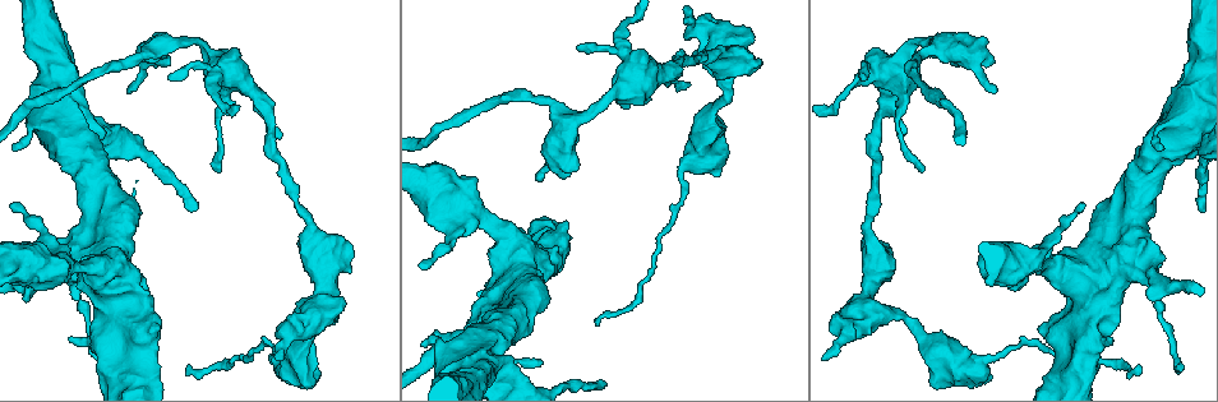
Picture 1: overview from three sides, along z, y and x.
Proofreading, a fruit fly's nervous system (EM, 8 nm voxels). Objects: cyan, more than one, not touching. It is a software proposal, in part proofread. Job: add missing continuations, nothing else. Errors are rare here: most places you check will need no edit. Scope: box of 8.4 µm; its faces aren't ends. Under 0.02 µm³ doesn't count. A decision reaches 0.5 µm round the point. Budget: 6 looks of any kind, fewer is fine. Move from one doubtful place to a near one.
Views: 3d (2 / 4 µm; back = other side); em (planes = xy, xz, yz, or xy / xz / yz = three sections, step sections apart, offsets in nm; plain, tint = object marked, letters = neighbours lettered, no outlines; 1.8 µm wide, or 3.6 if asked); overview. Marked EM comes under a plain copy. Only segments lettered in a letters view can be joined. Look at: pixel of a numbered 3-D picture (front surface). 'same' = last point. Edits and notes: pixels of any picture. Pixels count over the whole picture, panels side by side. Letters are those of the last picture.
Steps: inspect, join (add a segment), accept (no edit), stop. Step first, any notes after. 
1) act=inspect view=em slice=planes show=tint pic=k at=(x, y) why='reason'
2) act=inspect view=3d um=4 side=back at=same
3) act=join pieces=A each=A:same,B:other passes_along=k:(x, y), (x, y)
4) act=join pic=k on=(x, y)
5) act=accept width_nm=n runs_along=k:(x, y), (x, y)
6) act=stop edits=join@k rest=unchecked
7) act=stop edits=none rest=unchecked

act=inspect view=em slice=yz step=4 show=letters pic=1 at=(598, 324) why='free end'

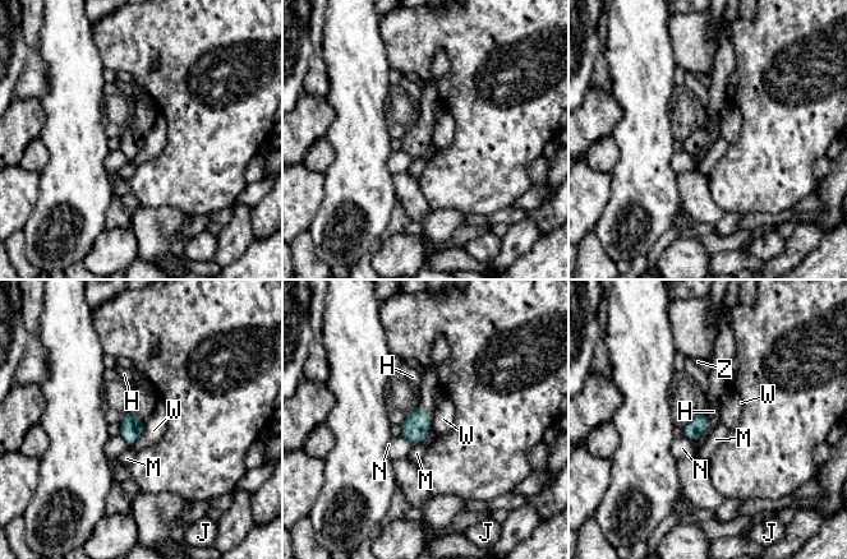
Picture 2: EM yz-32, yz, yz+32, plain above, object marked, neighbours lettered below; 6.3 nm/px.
act=inspect view=em slice=planes show=letters at=same why='another direction'

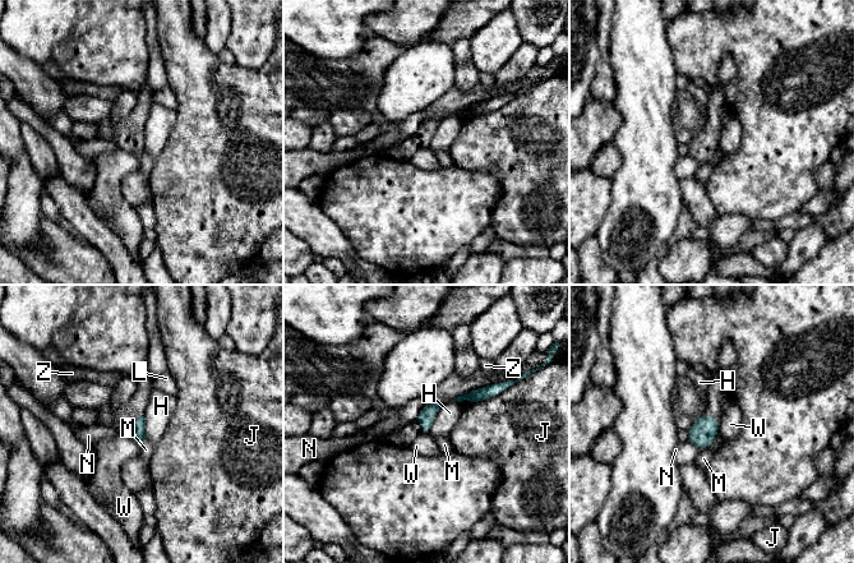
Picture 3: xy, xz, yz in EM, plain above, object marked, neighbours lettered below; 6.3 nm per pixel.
act=accept each=H:other,J:other,L:other,M:other,N:other,W:other,Z:other border=3:(442, 405), (429, 433) found='none of them fits'

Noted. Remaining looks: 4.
act=inspect view=3d um=4 pic=1 at=(1144, 271) why='closes a loop'

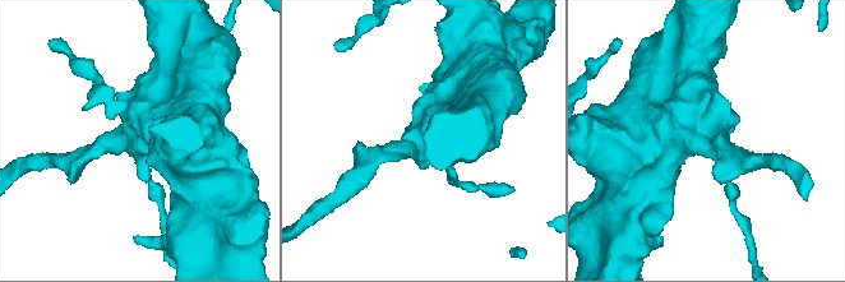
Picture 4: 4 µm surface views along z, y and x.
act=inspect view=em um=3.6 slice=planes show=tint pic=4 at=(141, 135) why='now the EM'

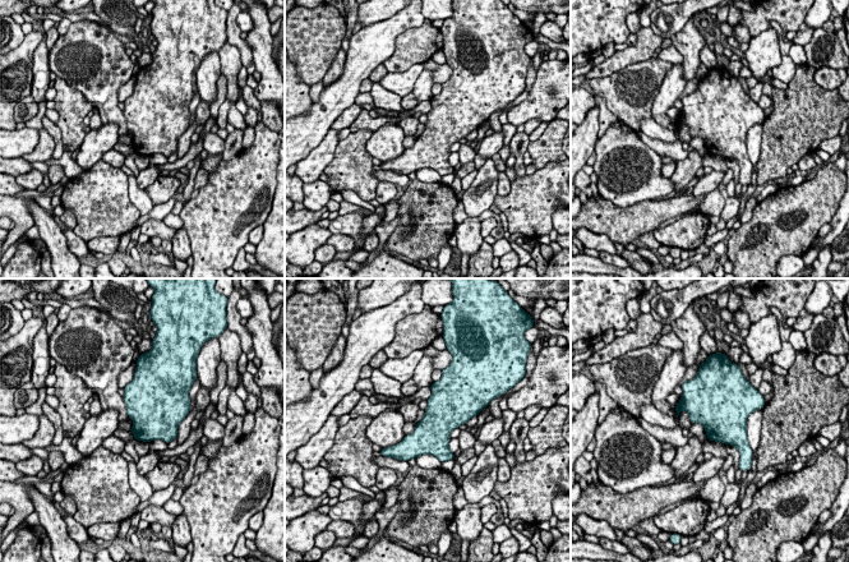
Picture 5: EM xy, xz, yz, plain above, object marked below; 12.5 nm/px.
act=inspect view=em um=3.6 slice=planes show=letters at=same why='see the neighbours'

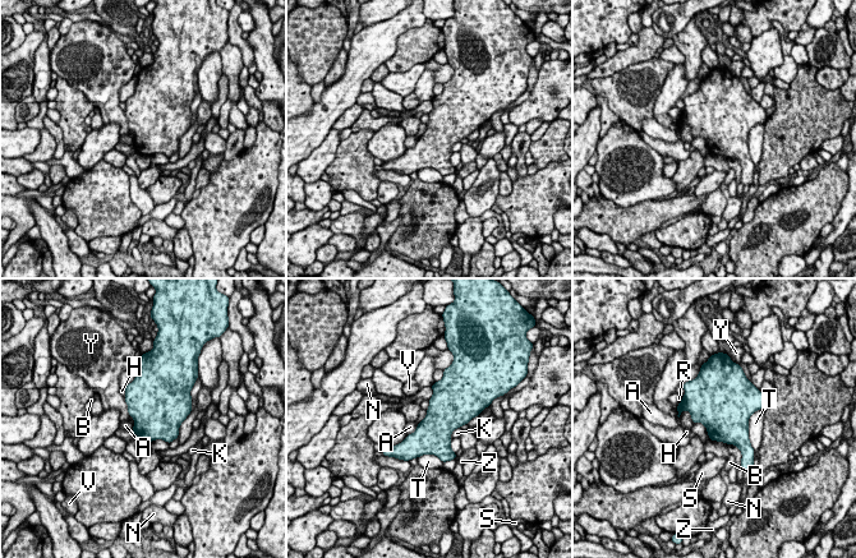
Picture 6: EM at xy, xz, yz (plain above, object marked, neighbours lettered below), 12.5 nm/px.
act=accept longest_contact=T:500nm each=A:other,B:other,H:other,K:other,N:other,R:other,S:other,T:other,V:other,Y:other,Z:other found='no lettered segment goes on from it'

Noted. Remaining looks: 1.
act=stop edits=none rest=unchecked

